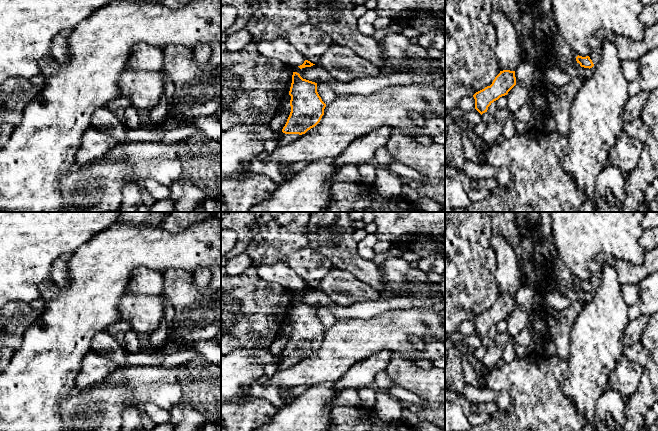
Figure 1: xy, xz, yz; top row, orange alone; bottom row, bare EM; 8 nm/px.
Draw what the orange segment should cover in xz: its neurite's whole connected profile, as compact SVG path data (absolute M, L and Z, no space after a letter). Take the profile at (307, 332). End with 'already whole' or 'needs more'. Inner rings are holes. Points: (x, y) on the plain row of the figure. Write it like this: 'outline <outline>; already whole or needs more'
outline M293 296L289 319L291 336L278 369L286 369L315 351L326 331L317 316L317 307L303 303L297 296Z; needs more

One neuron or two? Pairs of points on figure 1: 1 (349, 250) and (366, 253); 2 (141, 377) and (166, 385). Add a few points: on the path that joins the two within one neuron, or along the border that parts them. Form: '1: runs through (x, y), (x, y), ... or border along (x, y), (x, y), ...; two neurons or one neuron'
1: border along (356, 243), (358, 253), (371, 261); two neurons
2: runs through (147, 383), (160, 385); one neuron

